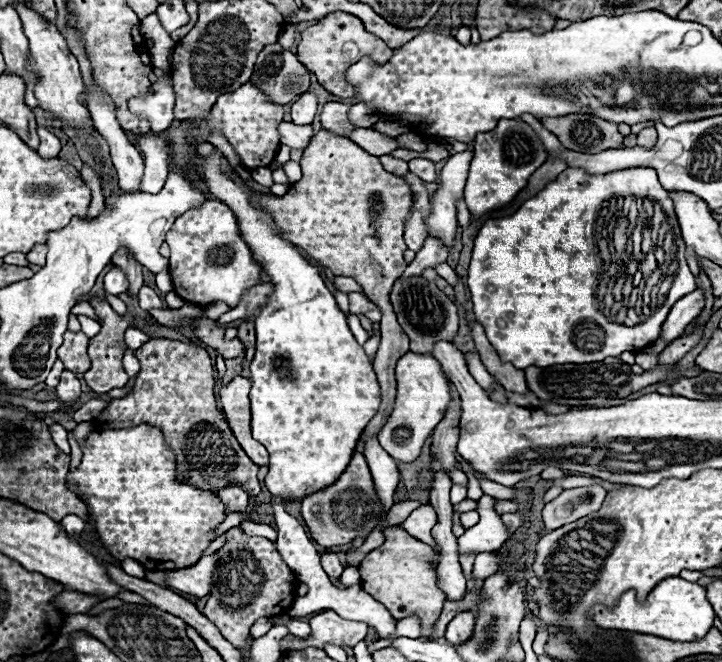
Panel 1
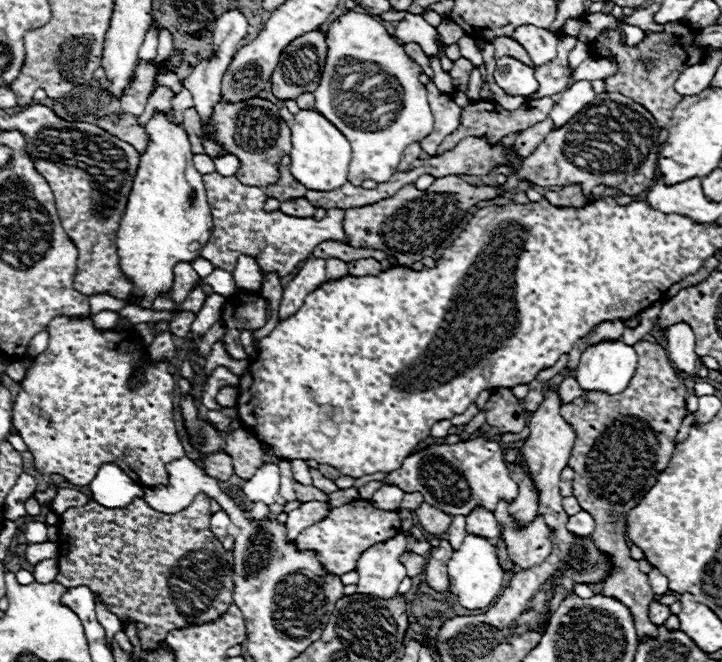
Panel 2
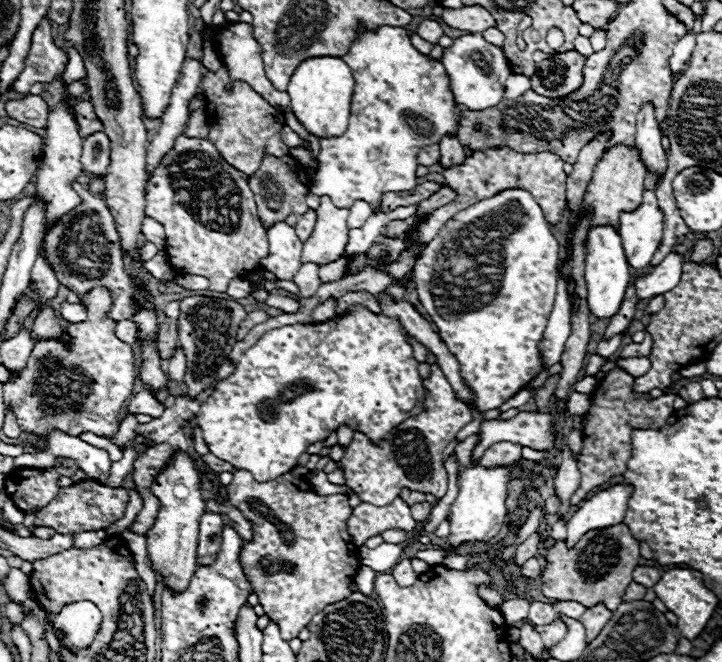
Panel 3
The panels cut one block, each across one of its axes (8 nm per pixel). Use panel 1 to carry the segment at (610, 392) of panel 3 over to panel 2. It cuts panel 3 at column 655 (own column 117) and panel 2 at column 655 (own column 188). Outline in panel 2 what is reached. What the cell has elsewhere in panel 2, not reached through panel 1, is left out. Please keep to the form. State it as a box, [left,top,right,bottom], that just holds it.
[560,342,688,640]

